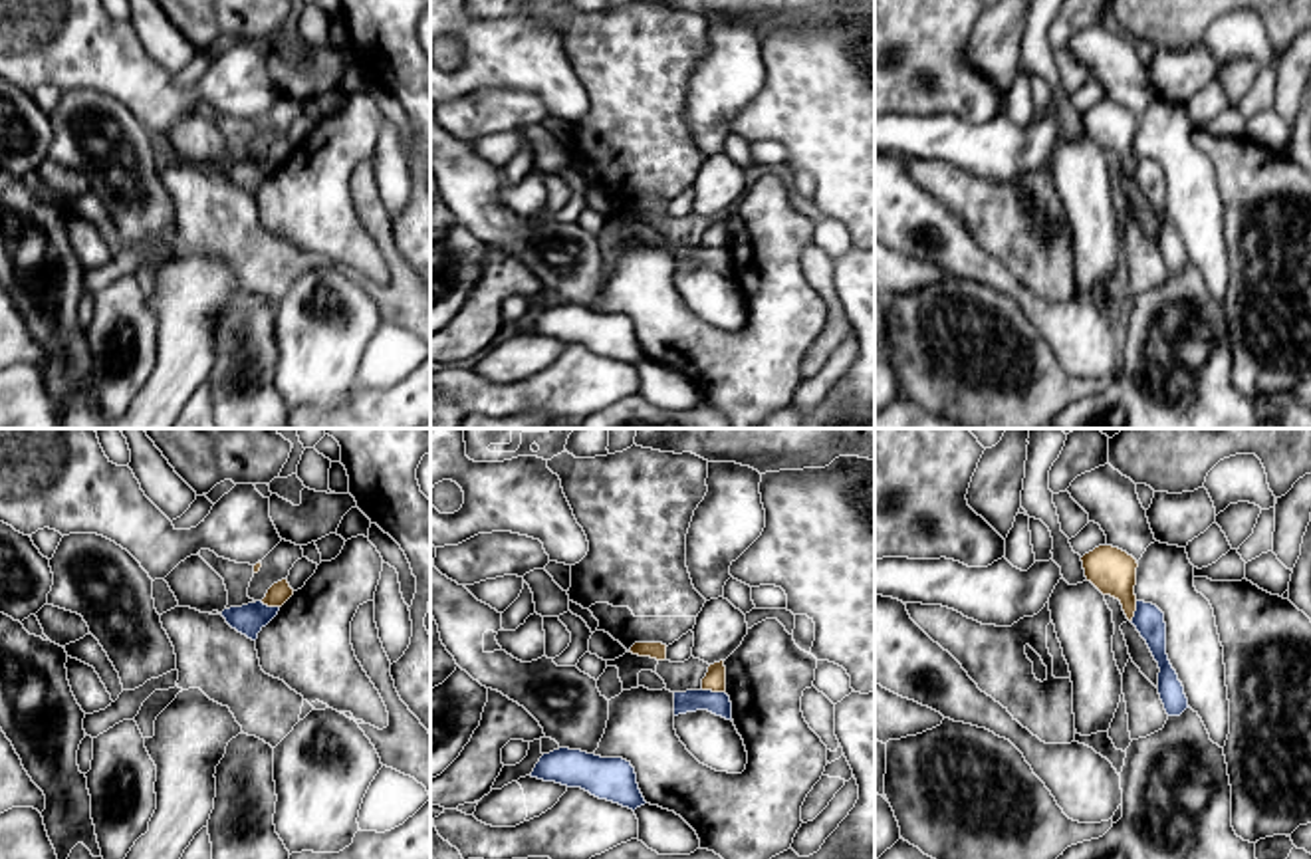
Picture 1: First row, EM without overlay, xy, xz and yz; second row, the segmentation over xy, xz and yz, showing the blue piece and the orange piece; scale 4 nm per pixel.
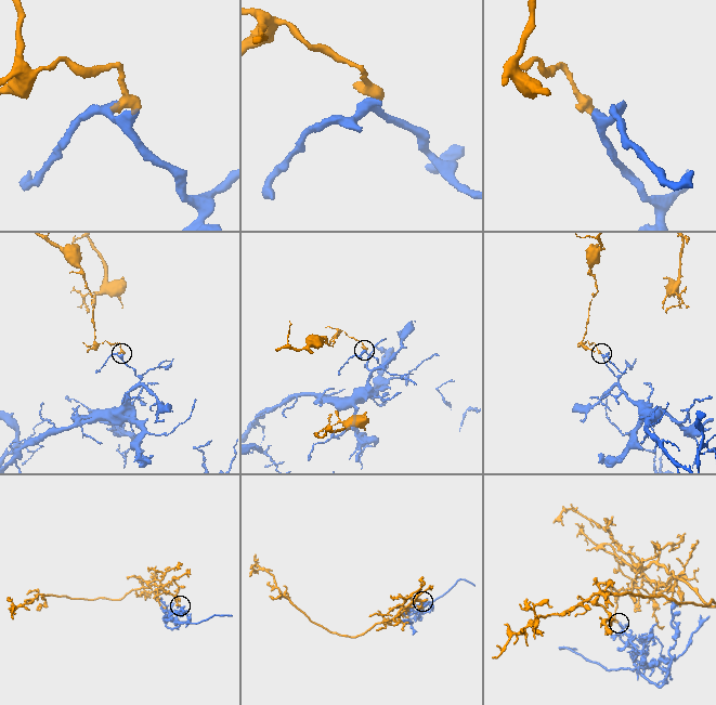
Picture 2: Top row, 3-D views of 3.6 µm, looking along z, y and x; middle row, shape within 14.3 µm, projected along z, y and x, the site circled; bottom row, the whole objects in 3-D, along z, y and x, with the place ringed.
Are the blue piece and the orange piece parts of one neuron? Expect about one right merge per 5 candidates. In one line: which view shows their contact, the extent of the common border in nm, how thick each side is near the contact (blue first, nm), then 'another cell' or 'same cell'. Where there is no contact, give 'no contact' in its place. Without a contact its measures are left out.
xz | 110 nm | 100/90 nm | another cell

